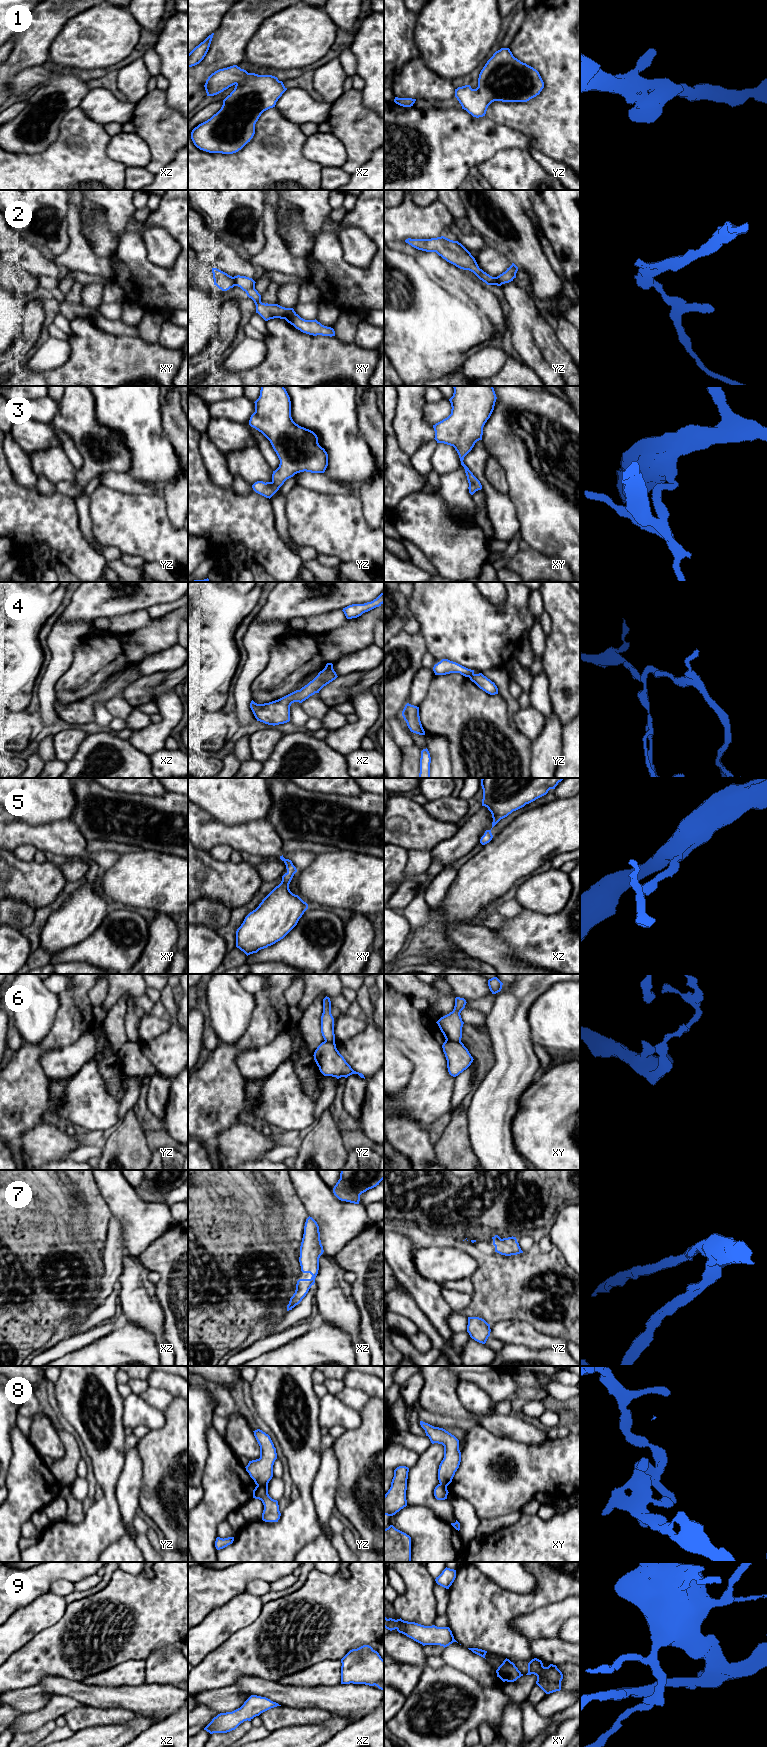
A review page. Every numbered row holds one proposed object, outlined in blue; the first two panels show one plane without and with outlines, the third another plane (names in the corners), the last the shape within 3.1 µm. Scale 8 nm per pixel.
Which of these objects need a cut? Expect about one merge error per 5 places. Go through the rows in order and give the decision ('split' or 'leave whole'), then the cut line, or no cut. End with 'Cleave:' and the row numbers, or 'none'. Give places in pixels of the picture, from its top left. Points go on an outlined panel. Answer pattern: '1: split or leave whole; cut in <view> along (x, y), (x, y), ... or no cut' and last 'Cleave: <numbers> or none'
1: leave whole; no cut
2: split; cut in xy along (232, 277), (235, 285)
3: leave whole; no cut
4: split; cut in yz along (473, 673), (469, 677)
5: leave whole; no cut
6: split; cut in xy along (446, 1039), (460, 1041)
7: leave whole; no cut
8: leave whole; no cut
9: leave whole; no cut
Cleave: 2, 4, 6

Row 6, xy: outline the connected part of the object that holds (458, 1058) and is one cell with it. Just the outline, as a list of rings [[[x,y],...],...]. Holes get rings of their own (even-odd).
[[[445,1040],[442,1048],[447,1060],[448,1072],[453,1077],[466,1070],[474,1060],[461,1041]]]

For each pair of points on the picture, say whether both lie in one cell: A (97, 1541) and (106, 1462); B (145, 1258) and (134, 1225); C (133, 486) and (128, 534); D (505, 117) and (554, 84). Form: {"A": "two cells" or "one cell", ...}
{"A": "one cell", "B": "two cells", "C": "two cells", "D": "one cell"}

